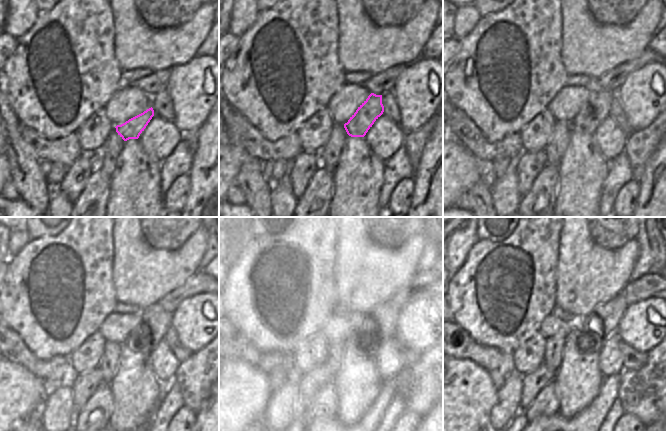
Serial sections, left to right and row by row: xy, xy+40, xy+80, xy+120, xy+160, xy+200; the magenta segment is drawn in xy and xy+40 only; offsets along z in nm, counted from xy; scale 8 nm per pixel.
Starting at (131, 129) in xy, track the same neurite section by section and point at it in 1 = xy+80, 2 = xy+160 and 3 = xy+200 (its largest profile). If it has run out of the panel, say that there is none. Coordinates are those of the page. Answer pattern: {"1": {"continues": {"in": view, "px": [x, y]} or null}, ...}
{"1": {"continues": {"in": "xy+80", "px": [597, 107]}}, "2": {"continues": {"in": "xy+160", "px": [381, 322]}}, "3": {"continues": {"in": "xy+200", "px": [604, 320]}}}

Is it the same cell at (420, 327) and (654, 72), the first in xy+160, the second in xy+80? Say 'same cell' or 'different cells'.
same cell

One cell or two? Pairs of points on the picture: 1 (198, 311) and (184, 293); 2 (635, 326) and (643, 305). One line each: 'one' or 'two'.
1: two
2: one

